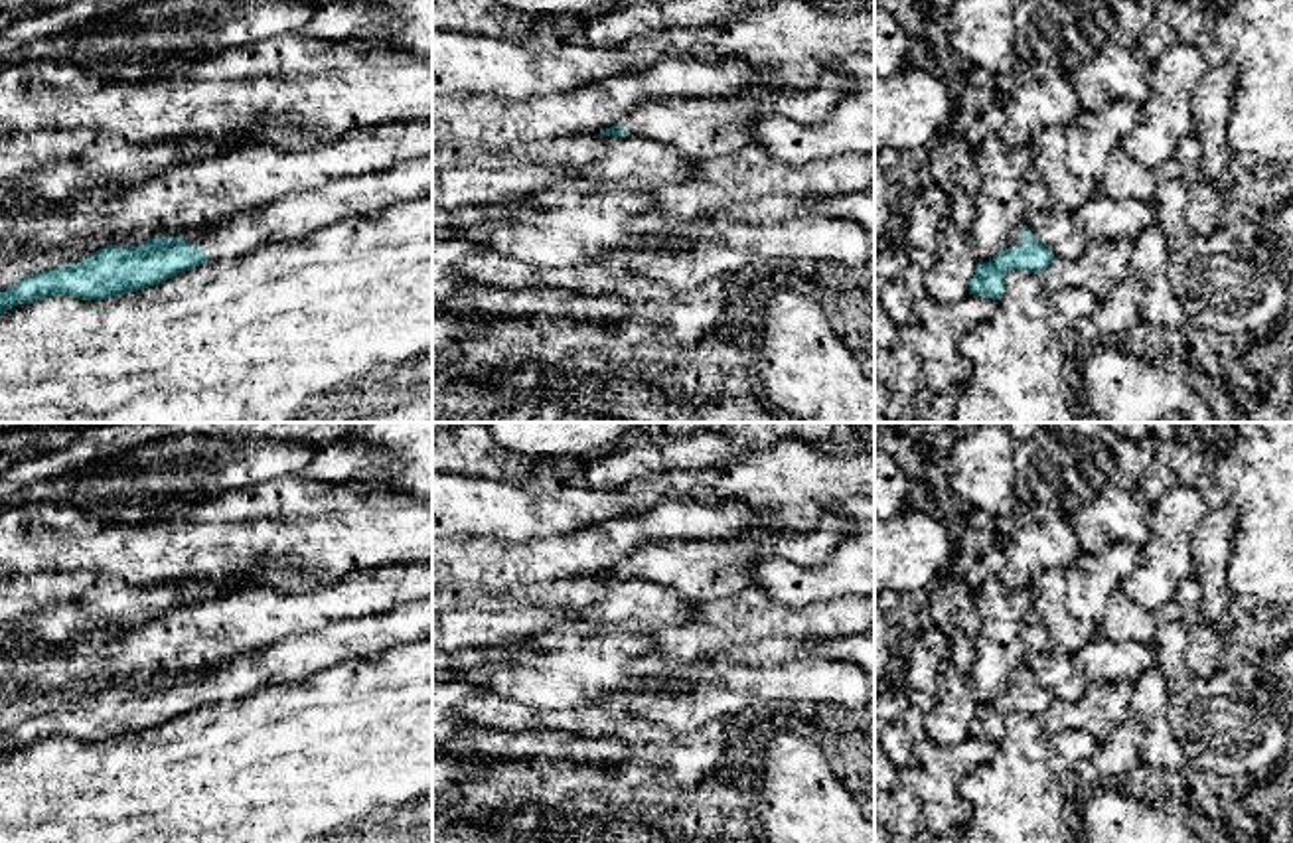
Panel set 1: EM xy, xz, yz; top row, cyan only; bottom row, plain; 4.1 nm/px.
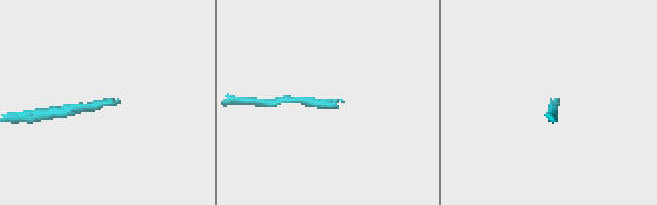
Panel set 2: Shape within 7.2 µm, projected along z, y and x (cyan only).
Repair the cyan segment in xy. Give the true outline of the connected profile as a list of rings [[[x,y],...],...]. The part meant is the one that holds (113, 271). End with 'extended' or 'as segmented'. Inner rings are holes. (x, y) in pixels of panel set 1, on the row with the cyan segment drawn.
[[[432,156],[379,174],[342,176],[229,219],[201,237],[162,235],[142,247],[109,245],[77,265],[36,272],[0,292],[0,314],[51,296],[107,300],[138,292],[203,263],[245,257],[345,217],[373,217],[387,207],[430,195]]] | extended

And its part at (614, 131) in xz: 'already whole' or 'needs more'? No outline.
needs more

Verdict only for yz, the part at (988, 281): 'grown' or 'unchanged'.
grown

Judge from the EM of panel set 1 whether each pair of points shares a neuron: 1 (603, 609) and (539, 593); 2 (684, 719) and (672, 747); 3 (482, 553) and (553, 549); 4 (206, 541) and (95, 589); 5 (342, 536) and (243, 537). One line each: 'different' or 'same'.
1: same
2: different
3: same
4: different
5: same

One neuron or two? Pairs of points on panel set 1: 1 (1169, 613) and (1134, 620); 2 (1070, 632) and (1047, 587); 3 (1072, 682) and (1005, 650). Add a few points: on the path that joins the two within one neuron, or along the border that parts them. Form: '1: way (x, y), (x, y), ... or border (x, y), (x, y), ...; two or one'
1: way (1161, 616), (1141, 620); one
2: way (1059, 620), (1049, 599); one
3: border (1025, 613), (1021, 620), (1023, 666); two

